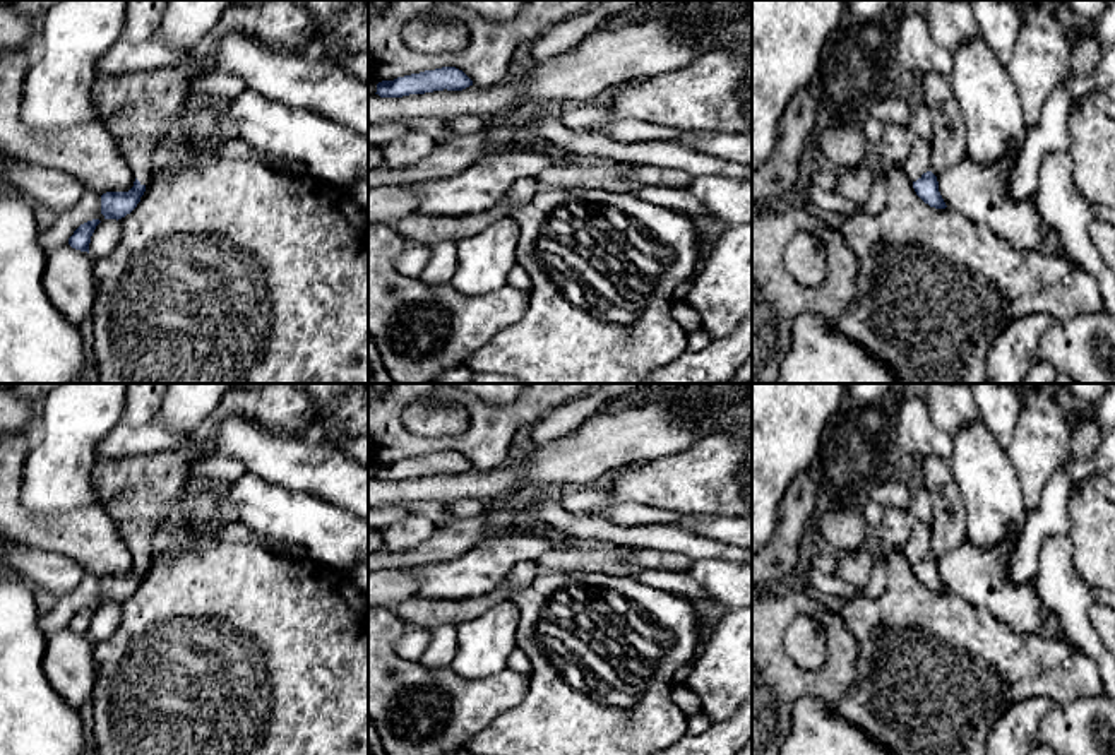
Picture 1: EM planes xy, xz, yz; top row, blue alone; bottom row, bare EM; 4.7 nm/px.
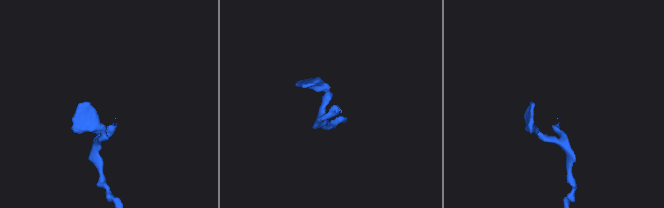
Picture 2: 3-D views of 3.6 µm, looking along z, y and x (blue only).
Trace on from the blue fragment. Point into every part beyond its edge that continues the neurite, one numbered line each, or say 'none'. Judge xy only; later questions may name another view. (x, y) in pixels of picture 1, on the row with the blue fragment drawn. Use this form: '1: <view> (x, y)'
1: xy (139, 108)

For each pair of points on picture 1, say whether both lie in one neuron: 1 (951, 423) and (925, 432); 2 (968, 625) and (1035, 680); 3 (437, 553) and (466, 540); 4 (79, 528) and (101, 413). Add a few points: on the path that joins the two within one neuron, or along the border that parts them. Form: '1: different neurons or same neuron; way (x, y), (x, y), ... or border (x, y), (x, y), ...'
1: different neurons; border (924, 401), (930, 418), (951, 437)
2: same neuron; way (985, 642), (1009, 666), (1018, 666)
3: same neuron; way (444, 546), (453, 540), (459, 540)
4: different neurons; border (100, 507), (79, 507), (43, 516)

